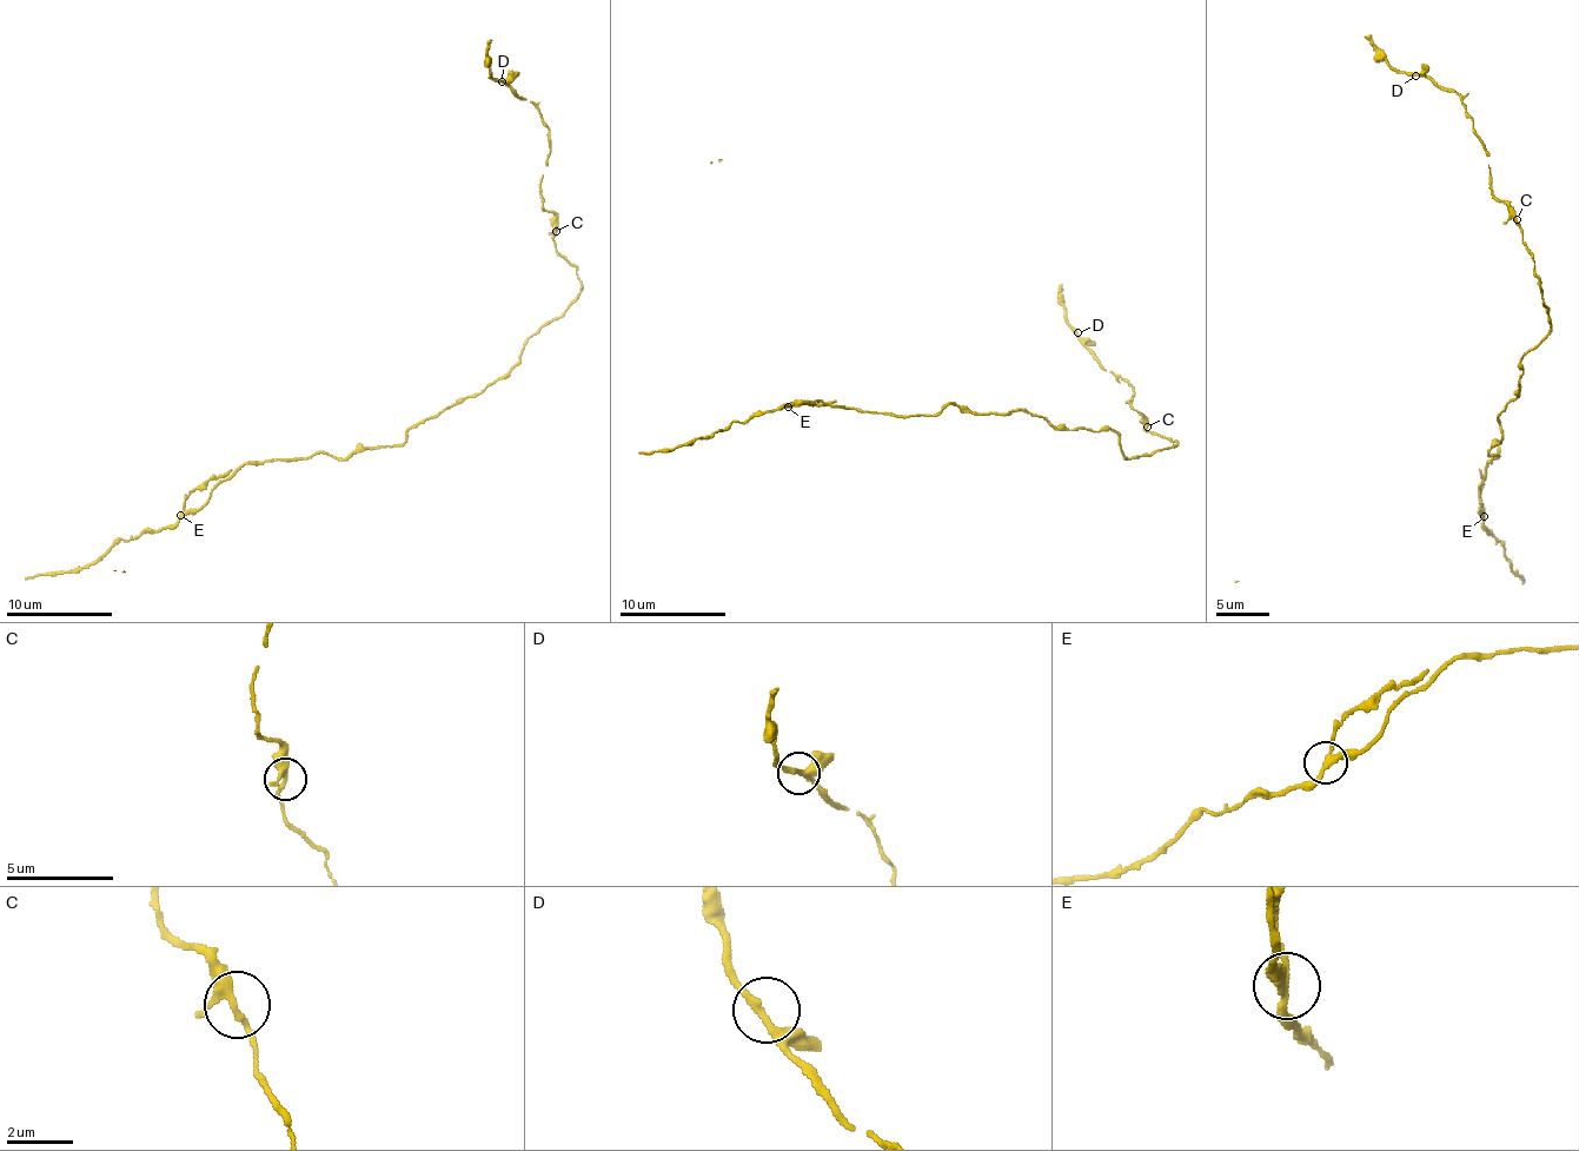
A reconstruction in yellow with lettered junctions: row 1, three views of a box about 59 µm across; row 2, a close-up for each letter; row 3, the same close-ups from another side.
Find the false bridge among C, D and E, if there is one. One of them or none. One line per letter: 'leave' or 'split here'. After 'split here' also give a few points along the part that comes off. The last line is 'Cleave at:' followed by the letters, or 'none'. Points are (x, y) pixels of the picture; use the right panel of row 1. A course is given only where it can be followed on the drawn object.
C: leave
D: leave
E: split here; foreign part runs (1484, 517), (1484, 476), (1478, 468)
Cleave at: E

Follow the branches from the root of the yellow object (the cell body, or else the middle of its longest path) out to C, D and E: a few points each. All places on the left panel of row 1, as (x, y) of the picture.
C: (440, 414), (503, 379), (518, 363), (523, 345), (576, 298), (582, 286), (579, 276), (556, 250), (556, 231)
D: (440, 414), (503, 379), (582, 286), (556, 250), (557, 217), (542, 206), (549, 129), (502, 81)
E: (440, 414), (419, 421), (400, 445), (358, 448), (345, 458), (313, 452), (241, 463), (200, 508), (181, 516)

